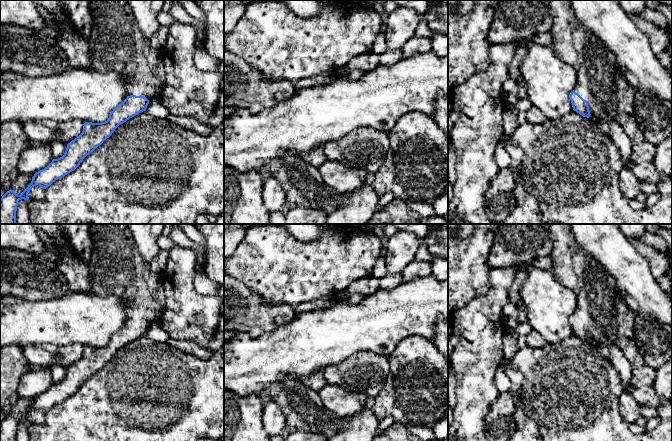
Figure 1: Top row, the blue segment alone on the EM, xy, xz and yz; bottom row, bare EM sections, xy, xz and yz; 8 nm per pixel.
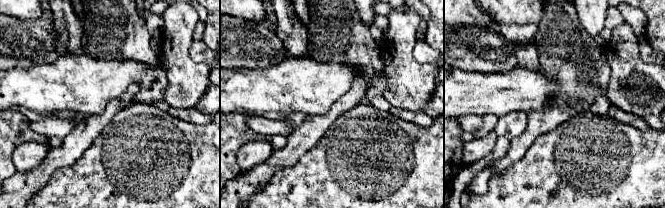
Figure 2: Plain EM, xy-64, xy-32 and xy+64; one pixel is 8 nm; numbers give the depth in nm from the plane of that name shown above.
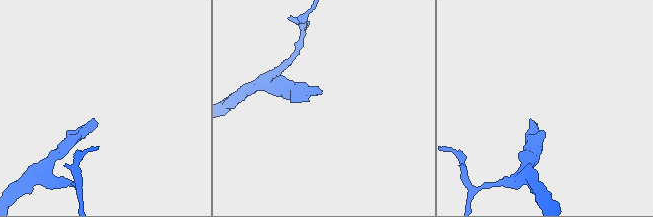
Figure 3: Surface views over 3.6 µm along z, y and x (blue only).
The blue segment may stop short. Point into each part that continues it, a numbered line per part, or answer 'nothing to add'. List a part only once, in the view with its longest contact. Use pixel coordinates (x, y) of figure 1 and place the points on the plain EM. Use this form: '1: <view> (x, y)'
1: yz (596, 290)

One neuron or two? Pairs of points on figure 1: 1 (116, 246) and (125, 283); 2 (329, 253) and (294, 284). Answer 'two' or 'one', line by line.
1: one
2: one

